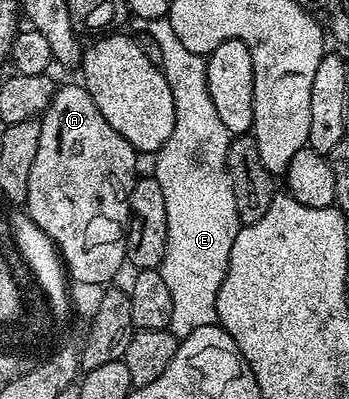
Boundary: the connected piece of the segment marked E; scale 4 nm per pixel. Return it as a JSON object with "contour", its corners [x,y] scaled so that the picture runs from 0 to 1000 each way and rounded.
{"contour":[[[479,45],[421,53],[418,78],[441,85],[453,118],[464,125],[464,155],[453,165],[470,183],[487,216],[487,236],[499,236],[499,336],[476,346],[456,381],[444,383],[447,431],[441,449],[464,466],[464,496],[476,496],[476,637],[453,679],[487,727],[487,747],[499,757],[499,777],[487,787],[481,822],[507,847],[556,837],[579,817],[622,810],[619,749],[625,727],[648,697],[648,677],[659,657],[659,617],[670,617],[670,596],[691,576],[682,526],[670,516],[670,466],[659,456],[659,436],[648,419],[648,376],[659,336],[648,316],[636,316],[636,296],[625,296],[625,276],[613,276],[613,256],[602,248],[602,226],[590,216],[593,148],[564,123],[521,115],[510,105],[510,85],[487,65]]]}

